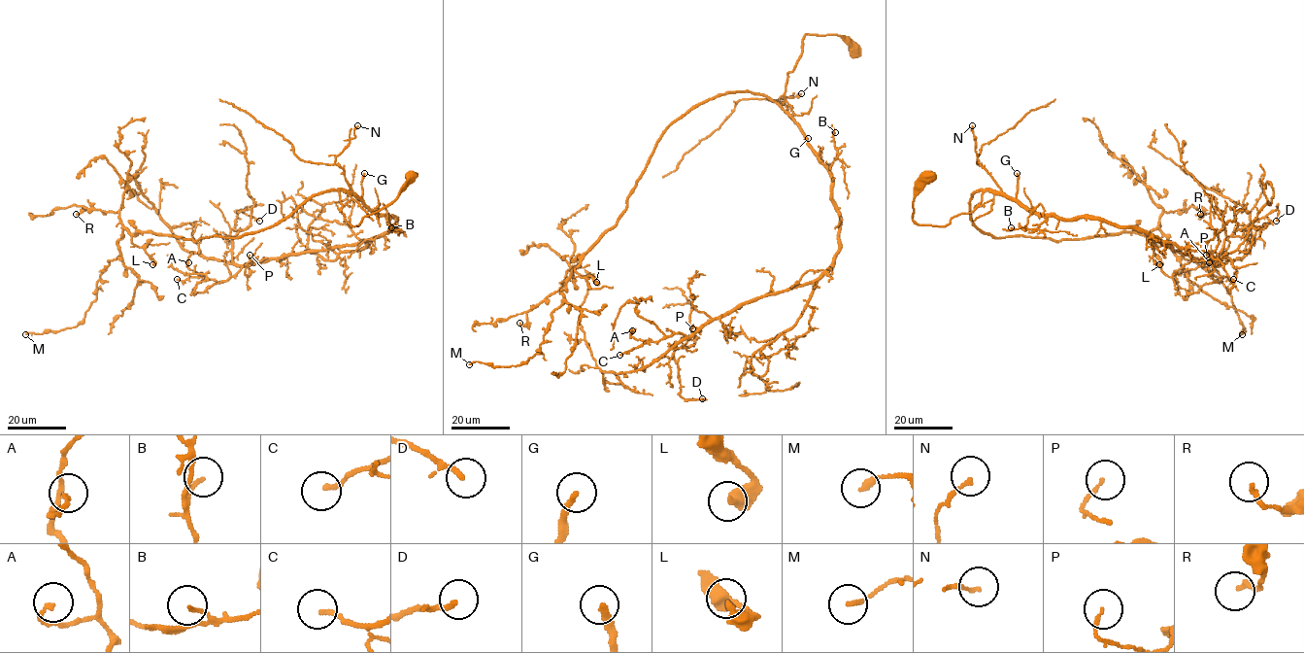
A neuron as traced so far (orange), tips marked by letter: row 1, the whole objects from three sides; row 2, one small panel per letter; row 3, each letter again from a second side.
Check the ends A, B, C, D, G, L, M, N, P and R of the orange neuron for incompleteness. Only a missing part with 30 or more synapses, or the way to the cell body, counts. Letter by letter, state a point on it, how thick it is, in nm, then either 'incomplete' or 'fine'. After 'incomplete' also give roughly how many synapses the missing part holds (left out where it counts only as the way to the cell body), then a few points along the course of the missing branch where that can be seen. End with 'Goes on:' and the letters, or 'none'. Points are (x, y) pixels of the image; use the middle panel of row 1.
A: place (632, 330); calibre 140 nm; fine
B: place (835, 132); calibre 120 nm; fine
C: place (619, 355); calibre 170 nm; fine
D: place (702, 398); calibre 130 nm; fine
G: place (808, 138); calibre 240 nm; incomplete; 170 synapses; course (808, 138), (822, 134), (823, 127), (815, 130), (823, 129), (831, 153), (821, 171), (799, 199), (752, 238)
L: place (596, 282); calibre 420 nm; fine
M: place (469, 364); calibre 190 nm; fine
N: place (801, 93); calibre 130 nm; fine
P: place (692, 328); calibre 110 nm; fine
R: place (519, 323); calibre 170 nm; fine
Goes on: G

